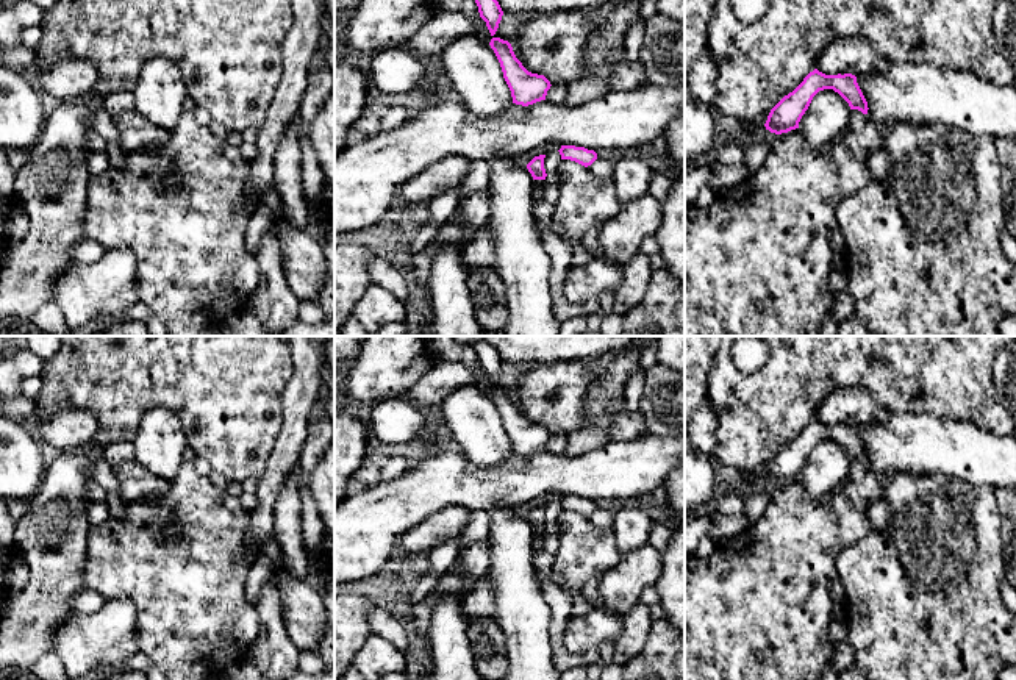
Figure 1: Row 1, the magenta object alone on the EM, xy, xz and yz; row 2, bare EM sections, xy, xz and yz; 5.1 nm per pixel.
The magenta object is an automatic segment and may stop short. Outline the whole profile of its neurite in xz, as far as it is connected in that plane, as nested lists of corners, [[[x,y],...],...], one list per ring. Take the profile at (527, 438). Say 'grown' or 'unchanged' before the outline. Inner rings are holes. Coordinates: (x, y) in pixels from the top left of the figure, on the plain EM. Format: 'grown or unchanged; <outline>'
unchanged; [[[492,388],[489,395],[500,413],[503,428],[511,441],[513,453],[528,456],[546,450],[552,435],[544,425],[528,422],[516,408],[508,391]]]

